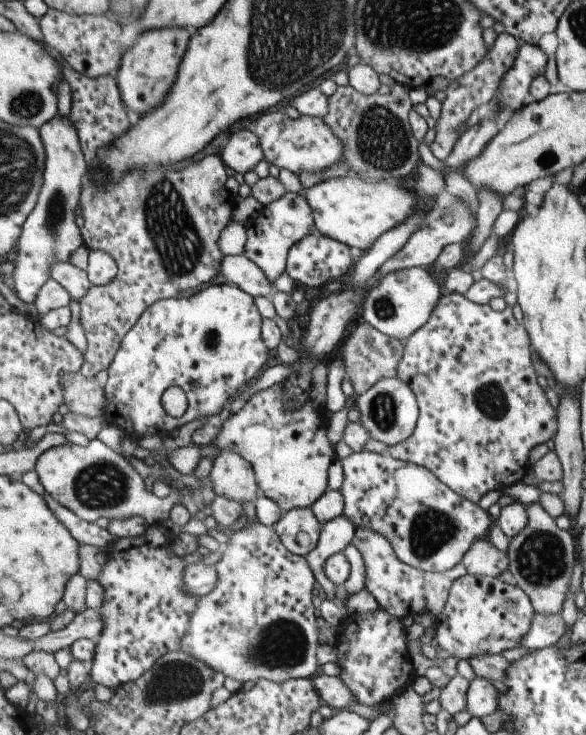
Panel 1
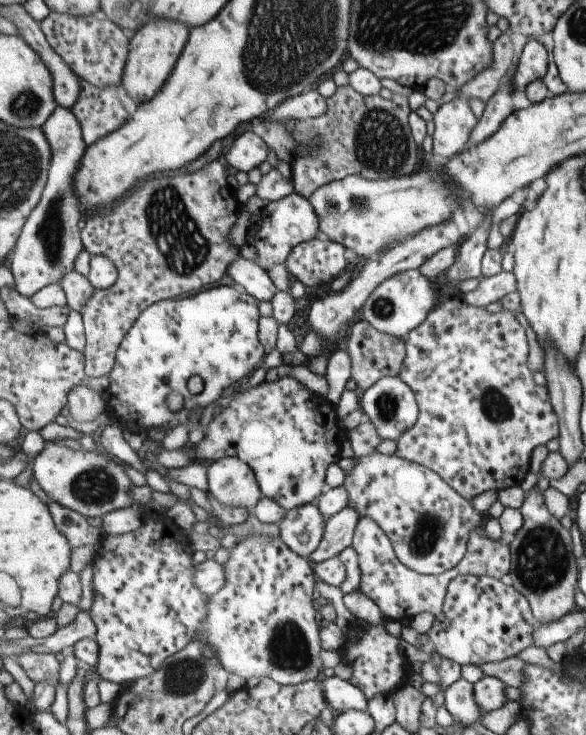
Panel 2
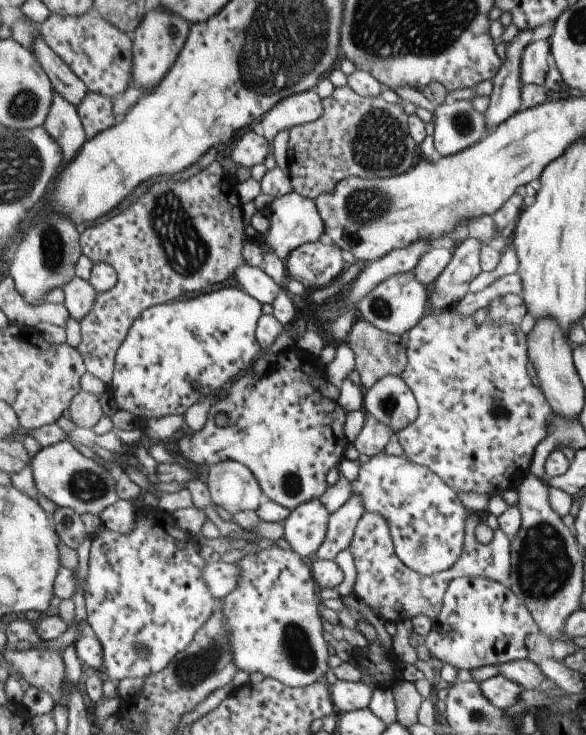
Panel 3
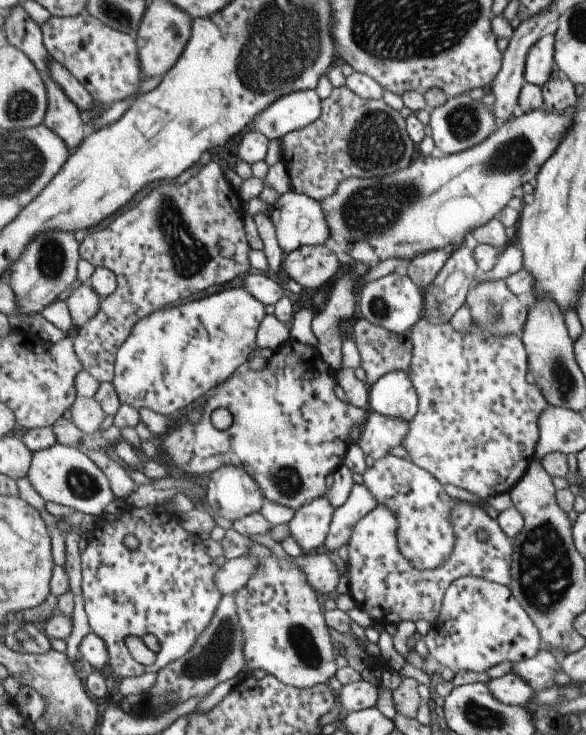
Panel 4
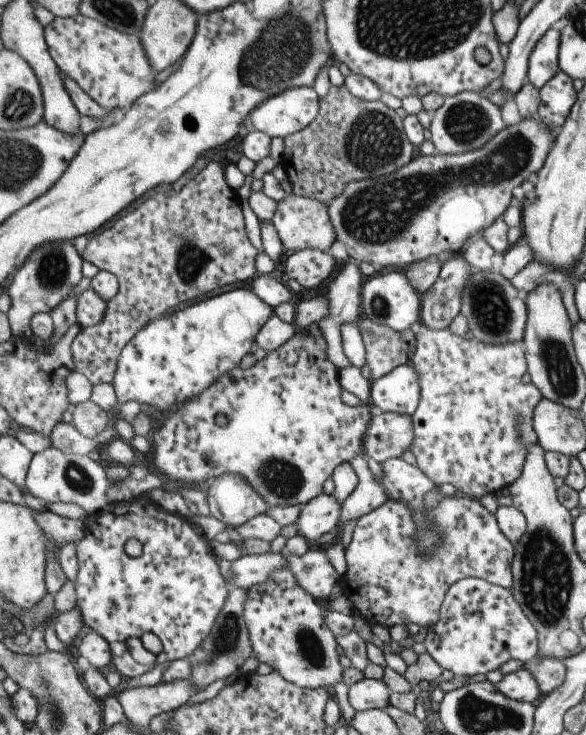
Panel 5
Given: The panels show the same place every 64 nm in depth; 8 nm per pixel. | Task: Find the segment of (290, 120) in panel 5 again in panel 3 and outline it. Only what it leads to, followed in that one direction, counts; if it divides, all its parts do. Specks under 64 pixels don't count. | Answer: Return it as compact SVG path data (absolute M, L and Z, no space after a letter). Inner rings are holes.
M311 89L281 100L277 106L264 114L260 125L265 138L272 143L279 132L289 132L296 126L315 122L324 112L324 99L315 89Z

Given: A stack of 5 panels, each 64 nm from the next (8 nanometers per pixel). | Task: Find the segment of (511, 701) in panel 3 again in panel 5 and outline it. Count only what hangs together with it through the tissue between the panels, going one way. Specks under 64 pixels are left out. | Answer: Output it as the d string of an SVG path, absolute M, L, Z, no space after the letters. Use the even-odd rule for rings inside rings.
M525 669L507 674L496 684L496 688L507 698L516 702L532 703L544 695L538 681Z

